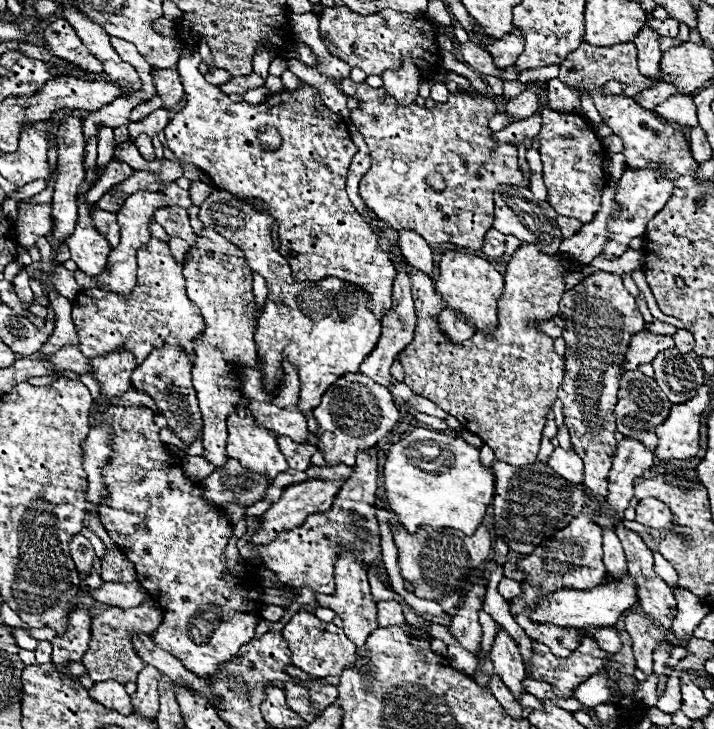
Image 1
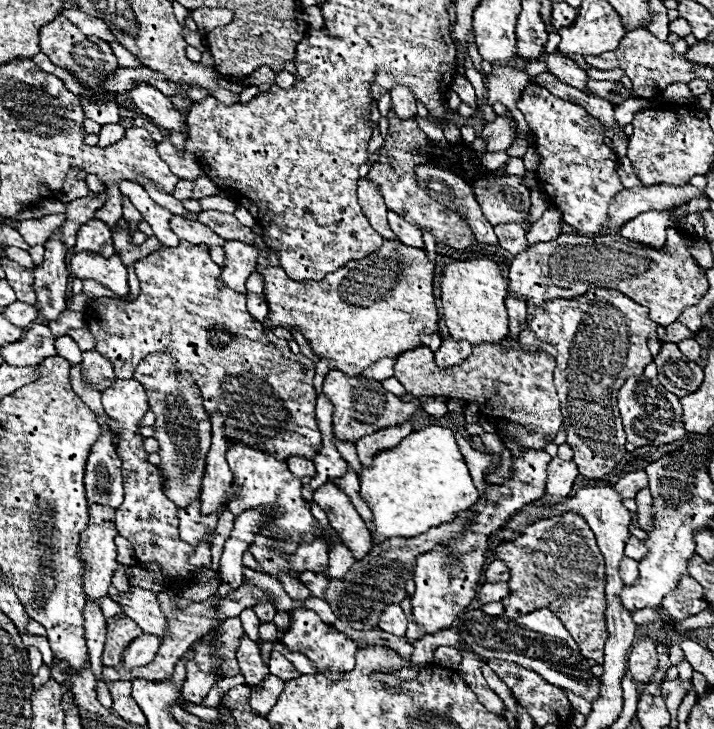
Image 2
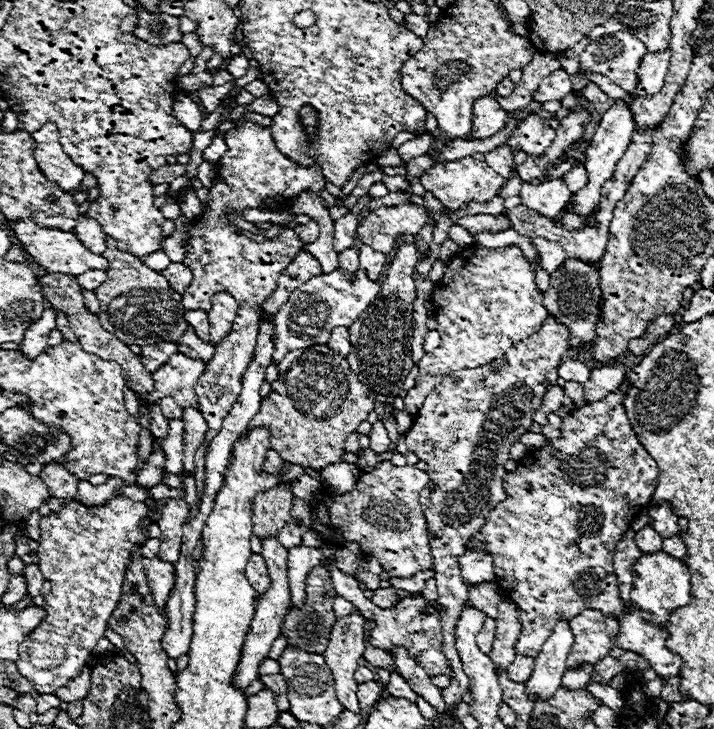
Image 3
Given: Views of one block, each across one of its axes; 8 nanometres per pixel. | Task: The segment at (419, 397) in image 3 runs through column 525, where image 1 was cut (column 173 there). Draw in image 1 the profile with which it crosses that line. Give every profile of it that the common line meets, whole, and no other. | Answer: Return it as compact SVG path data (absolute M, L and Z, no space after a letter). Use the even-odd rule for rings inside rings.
M152 238L146 246L142 246L138 250L138 284L134 288L132 294L128 296L118 296L118 294L110 294L104 292L100 298L100 290L82 290L76 300L74 300L74 310L72 310L72 320L76 324L76 332L80 336L80 348L88 358L96 358L96 356L104 356L104 354L112 354L118 352L120 348L134 354L136 364L142 364L142 360L146 360L146 356L150 354L150 350L156 346L162 346L164 340L168 336L172 336L174 340L178 340L178 344L184 346L184 350L188 352L190 360L196 360L194 354L194 342L198 338L202 338L204 332L204 320L202 314L198 312L198 306L194 302L188 300L186 296L186 286L184 286L184 276L182 276L184 266L178 264L174 260L174 256L170 254L170 248L166 242Z

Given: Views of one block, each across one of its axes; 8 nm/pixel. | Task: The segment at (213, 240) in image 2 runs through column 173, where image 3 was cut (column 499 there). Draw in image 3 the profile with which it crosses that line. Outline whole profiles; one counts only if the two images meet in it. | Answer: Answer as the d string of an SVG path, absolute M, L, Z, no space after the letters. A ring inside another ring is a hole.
M476 214L476 216L464 216L460 220L456 220L460 226L468 228L470 234L476 234L480 230L504 230L510 226L510 222L506 218L498 218L498 216L490 216L490 214Z

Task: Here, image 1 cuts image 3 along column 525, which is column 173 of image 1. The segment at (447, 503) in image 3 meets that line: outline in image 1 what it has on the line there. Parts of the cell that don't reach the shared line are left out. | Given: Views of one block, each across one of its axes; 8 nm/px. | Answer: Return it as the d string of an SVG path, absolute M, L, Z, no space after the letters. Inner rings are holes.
M168 340L162 348L154 348L148 358L134 368L132 386L140 392L146 392L158 406L158 412L170 420L168 430L174 432L186 446L198 440L198 432L202 430L202 416L196 400L196 392L192 386L192 364L186 356L184 348L176 340Z

